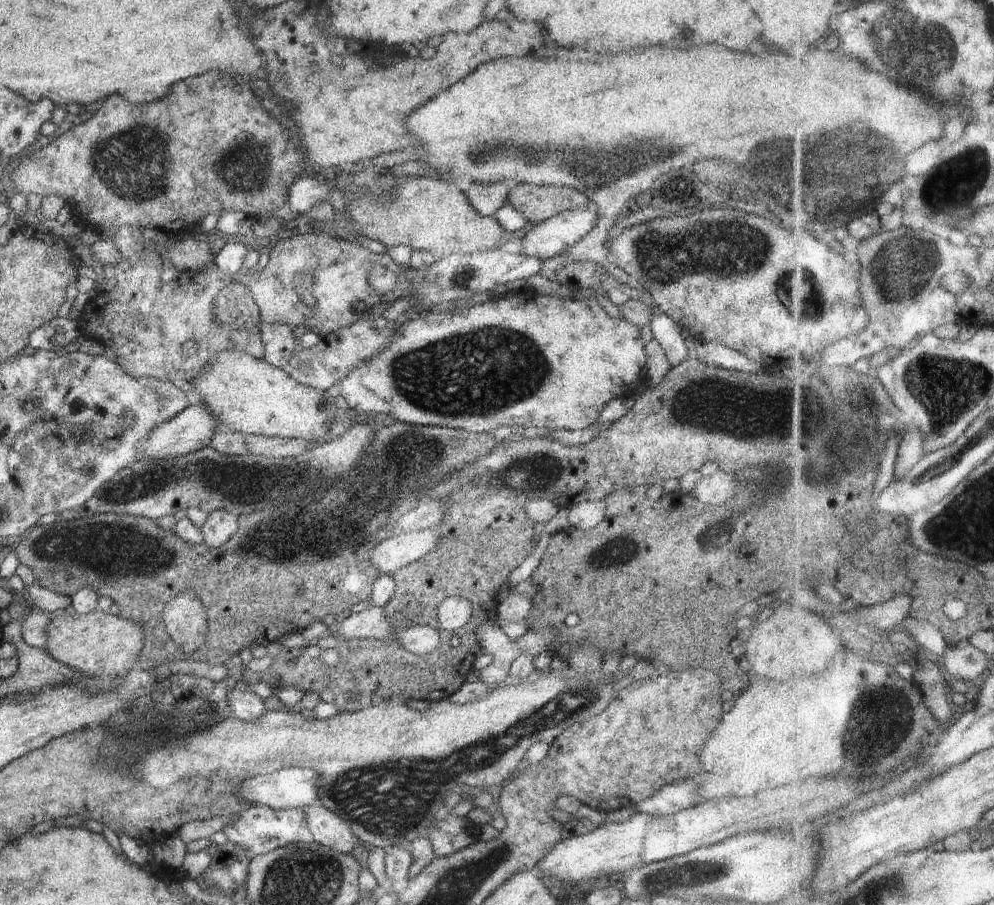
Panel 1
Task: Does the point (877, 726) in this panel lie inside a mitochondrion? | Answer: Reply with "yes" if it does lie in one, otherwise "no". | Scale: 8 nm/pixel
yes

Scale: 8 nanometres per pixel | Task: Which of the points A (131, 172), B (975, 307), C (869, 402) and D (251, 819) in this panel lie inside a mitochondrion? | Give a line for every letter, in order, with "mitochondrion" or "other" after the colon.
A: mitochondrion
B: other
C: other
D: other

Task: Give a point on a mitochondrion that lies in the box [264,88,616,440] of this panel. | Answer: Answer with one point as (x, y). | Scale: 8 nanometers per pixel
(426, 377)

